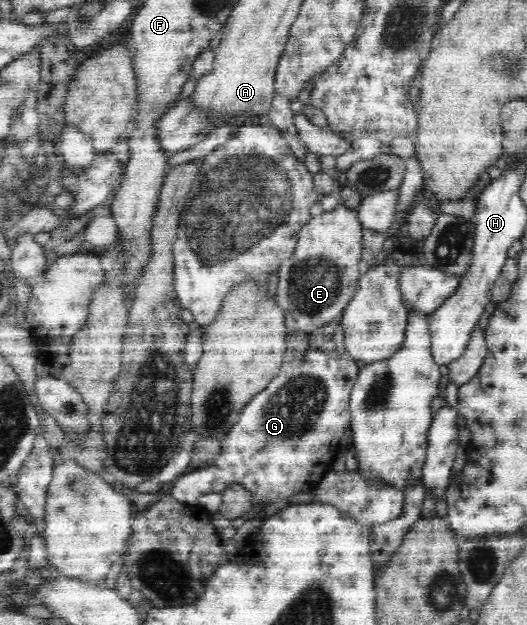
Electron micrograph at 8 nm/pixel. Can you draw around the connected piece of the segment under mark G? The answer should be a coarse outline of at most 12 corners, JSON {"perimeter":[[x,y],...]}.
{"perimeter":[[286,362],[170,494],[313,491],[351,426],[360,364]]}

